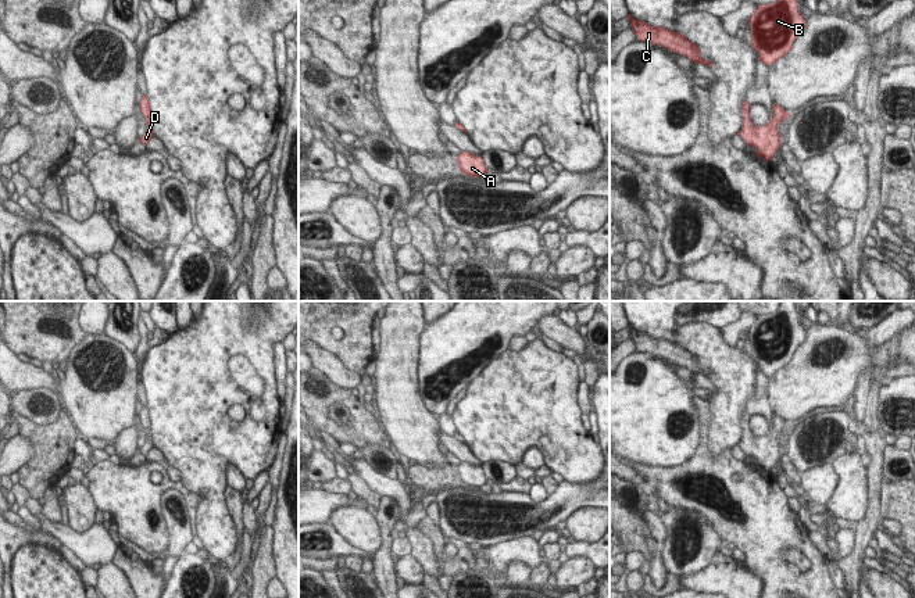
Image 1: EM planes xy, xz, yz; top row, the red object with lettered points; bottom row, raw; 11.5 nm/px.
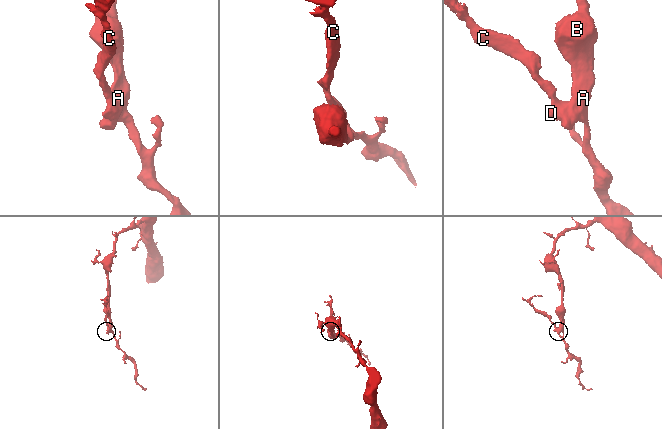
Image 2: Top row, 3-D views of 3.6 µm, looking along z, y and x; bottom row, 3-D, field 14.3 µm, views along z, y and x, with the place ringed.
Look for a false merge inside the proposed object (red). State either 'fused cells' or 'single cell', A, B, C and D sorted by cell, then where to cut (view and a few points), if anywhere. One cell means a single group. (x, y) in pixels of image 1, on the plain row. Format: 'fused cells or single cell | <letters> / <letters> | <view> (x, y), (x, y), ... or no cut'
single cell | A B C D | no cut

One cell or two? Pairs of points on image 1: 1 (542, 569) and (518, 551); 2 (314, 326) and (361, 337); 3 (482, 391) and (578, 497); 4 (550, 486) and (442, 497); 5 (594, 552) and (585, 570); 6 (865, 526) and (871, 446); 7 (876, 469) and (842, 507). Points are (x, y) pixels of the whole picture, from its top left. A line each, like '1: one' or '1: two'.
1: two
2: one
3: two
4: two
5: two
6: one
7: two

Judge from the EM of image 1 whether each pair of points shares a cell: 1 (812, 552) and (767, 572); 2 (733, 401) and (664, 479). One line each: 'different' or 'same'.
1: same
2: different

